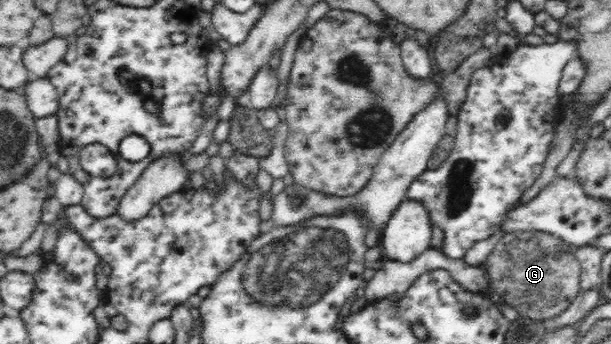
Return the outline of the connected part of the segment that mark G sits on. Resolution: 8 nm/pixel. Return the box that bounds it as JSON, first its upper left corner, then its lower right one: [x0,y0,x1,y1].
[479,230,581,321]

